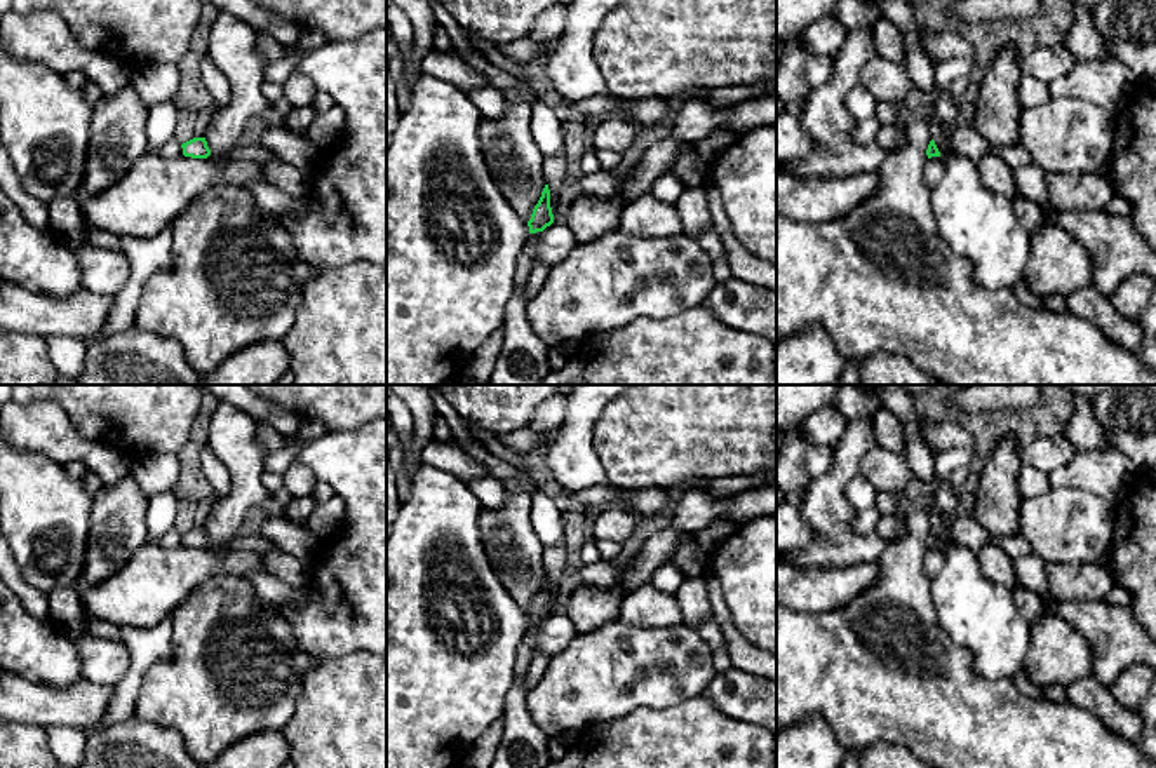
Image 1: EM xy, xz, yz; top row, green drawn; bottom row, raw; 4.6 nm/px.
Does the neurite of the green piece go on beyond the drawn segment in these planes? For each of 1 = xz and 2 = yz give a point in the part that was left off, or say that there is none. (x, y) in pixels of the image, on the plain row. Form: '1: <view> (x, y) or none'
1: none
2: none

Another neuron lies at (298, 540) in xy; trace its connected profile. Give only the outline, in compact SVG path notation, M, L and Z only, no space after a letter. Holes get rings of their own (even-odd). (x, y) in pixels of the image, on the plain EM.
M275 507L270 509L259 535L266 536L277 550L291 554L308 566L322 543L306 526L287 521Z

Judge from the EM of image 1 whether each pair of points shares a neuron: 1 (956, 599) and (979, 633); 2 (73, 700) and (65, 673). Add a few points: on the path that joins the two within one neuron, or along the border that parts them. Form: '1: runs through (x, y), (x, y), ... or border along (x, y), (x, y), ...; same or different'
1: runs through (965, 608), (979, 624); same
2: border along (82, 678), (68, 685), (28, 681); different

